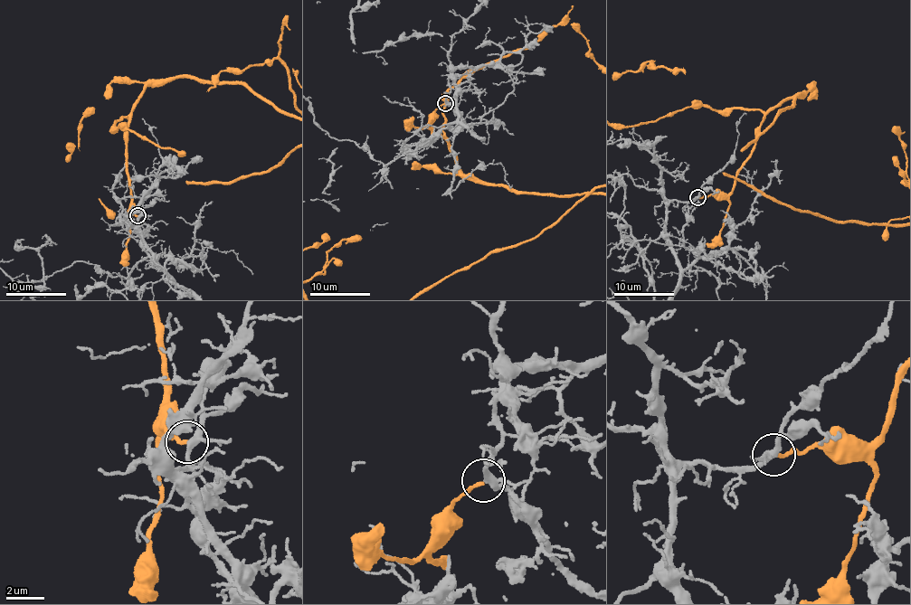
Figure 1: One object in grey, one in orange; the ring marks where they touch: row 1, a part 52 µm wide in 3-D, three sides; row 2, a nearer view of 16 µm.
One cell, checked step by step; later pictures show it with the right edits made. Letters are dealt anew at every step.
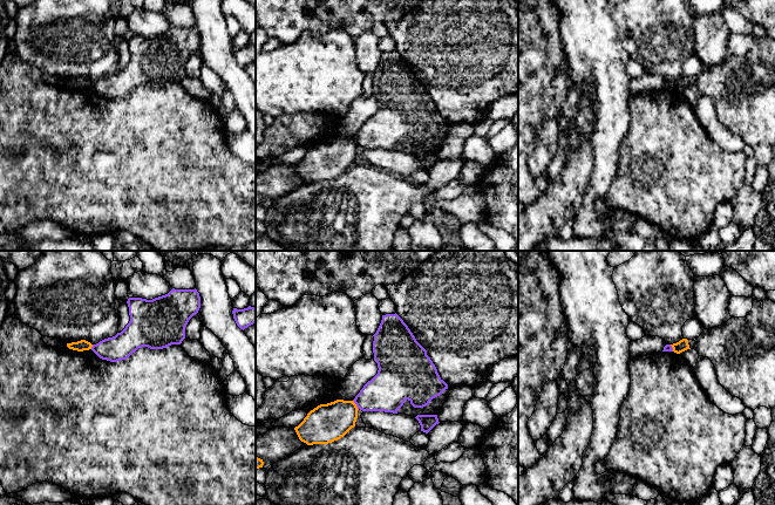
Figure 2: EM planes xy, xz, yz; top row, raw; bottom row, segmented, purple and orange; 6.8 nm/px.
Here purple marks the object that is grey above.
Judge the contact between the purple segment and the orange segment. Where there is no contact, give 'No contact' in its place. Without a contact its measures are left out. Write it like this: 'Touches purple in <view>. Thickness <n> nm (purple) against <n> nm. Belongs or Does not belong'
Touches purple in xz. Thickness 280 nm (purple) against 260 nm. Does not belong

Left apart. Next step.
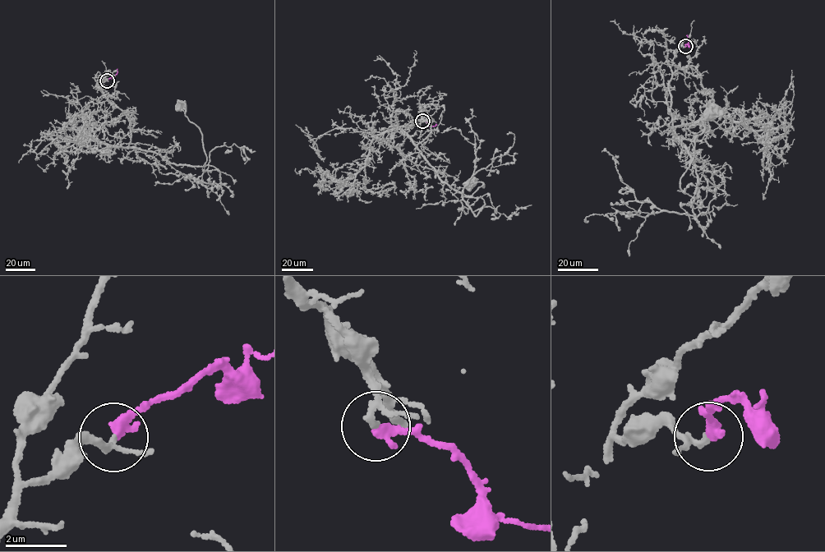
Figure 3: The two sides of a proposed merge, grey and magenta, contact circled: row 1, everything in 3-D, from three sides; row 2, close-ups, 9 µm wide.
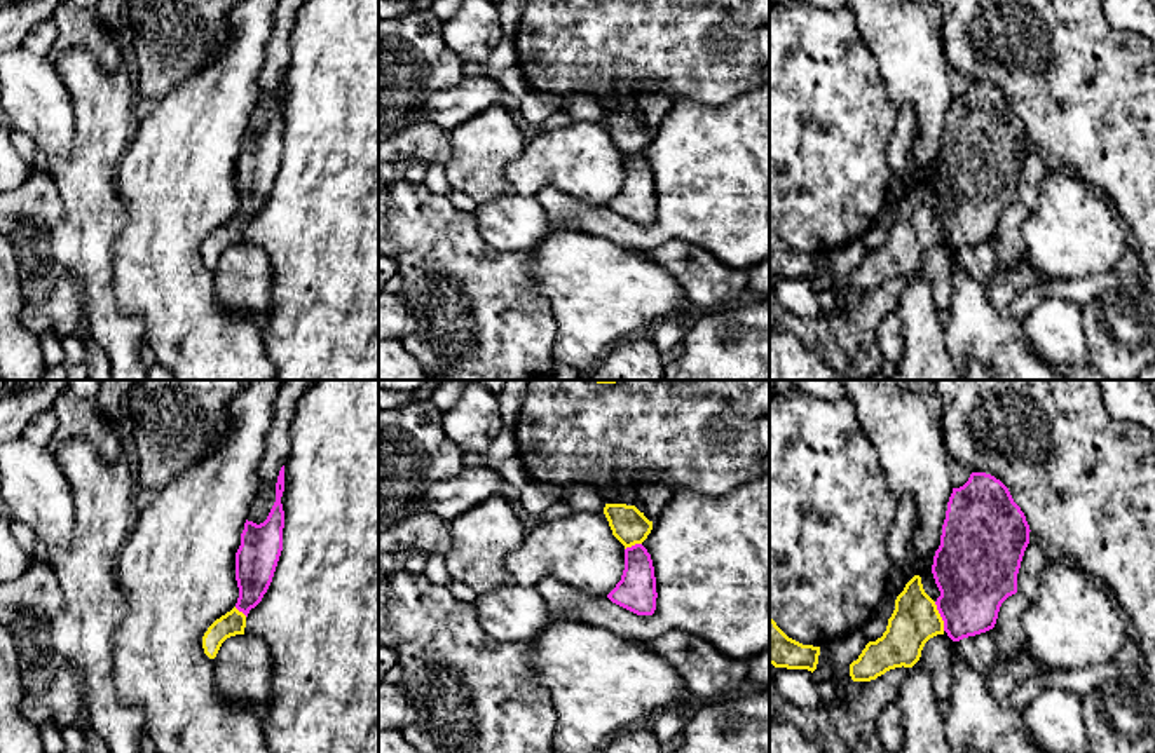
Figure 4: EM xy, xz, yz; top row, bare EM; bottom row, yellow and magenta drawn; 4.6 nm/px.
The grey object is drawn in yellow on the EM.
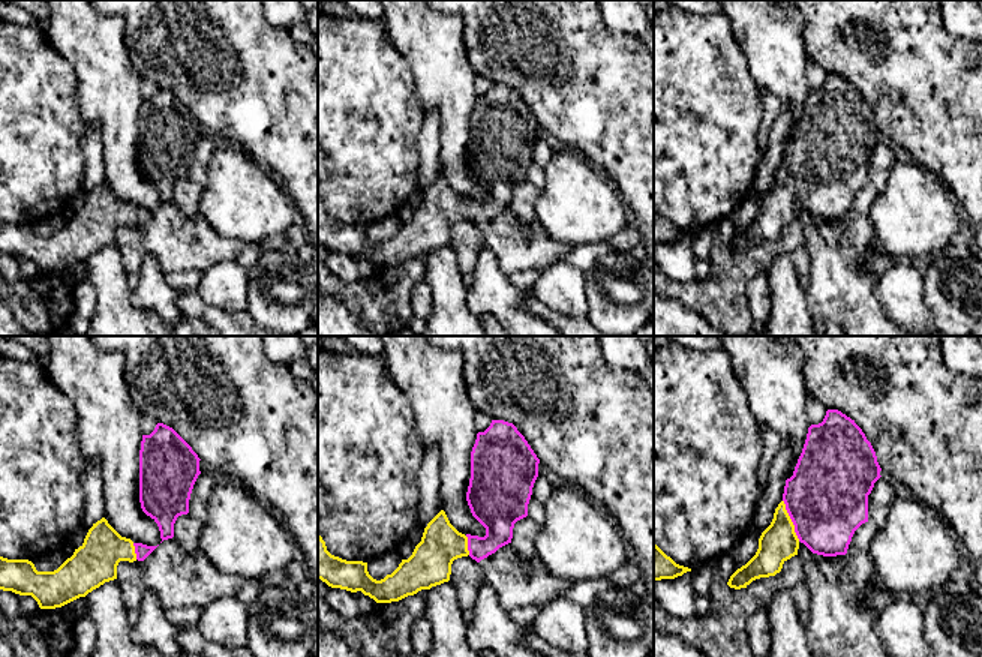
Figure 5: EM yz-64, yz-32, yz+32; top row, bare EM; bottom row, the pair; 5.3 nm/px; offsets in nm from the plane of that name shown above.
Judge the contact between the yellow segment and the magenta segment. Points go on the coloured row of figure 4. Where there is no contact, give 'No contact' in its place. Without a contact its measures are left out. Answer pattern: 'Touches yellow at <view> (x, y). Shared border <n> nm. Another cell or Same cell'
Touches yellow at yz (939, 616). Shared border 140 nm. Same cell

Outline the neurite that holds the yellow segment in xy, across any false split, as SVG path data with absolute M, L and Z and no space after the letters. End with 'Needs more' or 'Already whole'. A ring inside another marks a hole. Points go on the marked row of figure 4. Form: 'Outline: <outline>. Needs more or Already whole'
Outline: M284 465L279 471L276 483L276 502L260 525L248 521L241 533L241 546L236 553L236 580L239 598L236 607L216 619L202 636L202 648L209 659L215 659L222 643L236 634L244 634L246 617L267 593L281 551L283 551L283 528L284 511L281 497L284 492Z. Needs more

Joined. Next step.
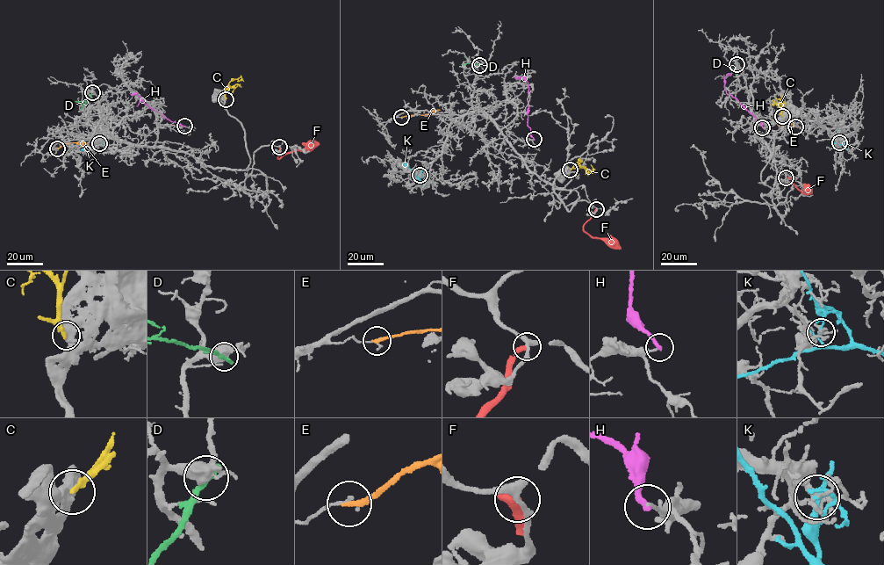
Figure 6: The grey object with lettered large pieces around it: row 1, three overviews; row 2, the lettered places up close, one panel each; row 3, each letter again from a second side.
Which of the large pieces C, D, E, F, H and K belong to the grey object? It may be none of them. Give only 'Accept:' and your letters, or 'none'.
Accept: none

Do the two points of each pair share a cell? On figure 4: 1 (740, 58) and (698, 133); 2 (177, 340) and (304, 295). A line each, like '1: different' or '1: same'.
1: different
2: different

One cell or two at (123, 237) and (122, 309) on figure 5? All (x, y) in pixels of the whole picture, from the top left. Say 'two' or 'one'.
two

